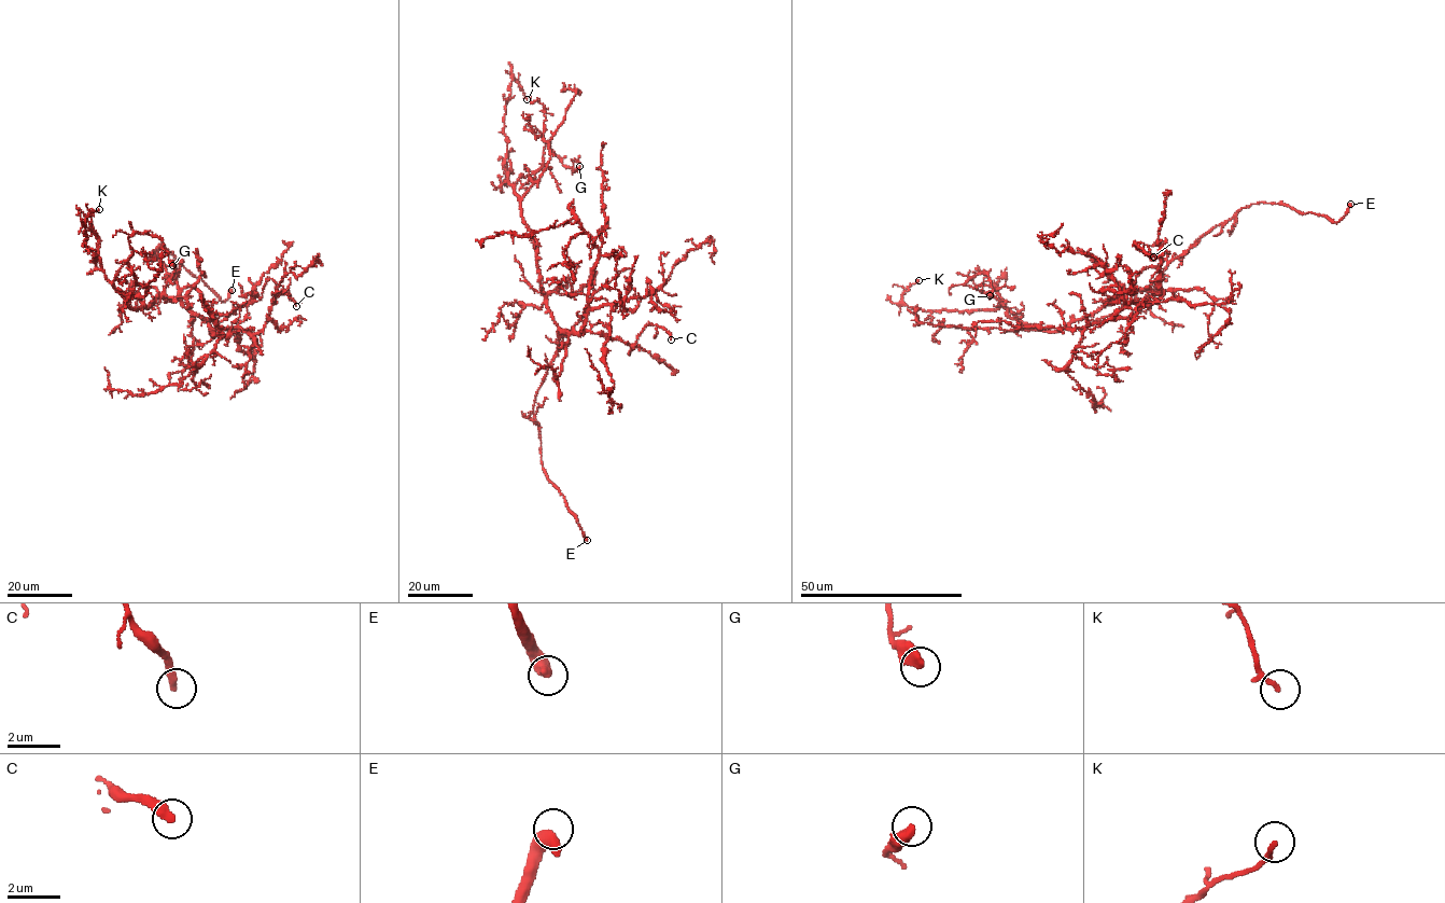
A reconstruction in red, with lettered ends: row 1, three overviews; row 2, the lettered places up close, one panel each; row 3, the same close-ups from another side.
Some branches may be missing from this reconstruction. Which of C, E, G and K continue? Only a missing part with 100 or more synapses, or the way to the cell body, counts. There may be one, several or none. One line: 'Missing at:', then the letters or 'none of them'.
Missing at: E

